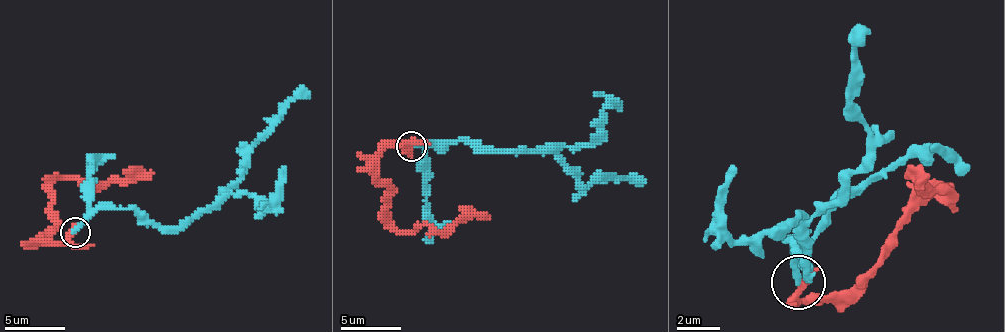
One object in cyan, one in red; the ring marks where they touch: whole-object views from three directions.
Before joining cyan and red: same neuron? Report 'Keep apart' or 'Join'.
Keep apart

